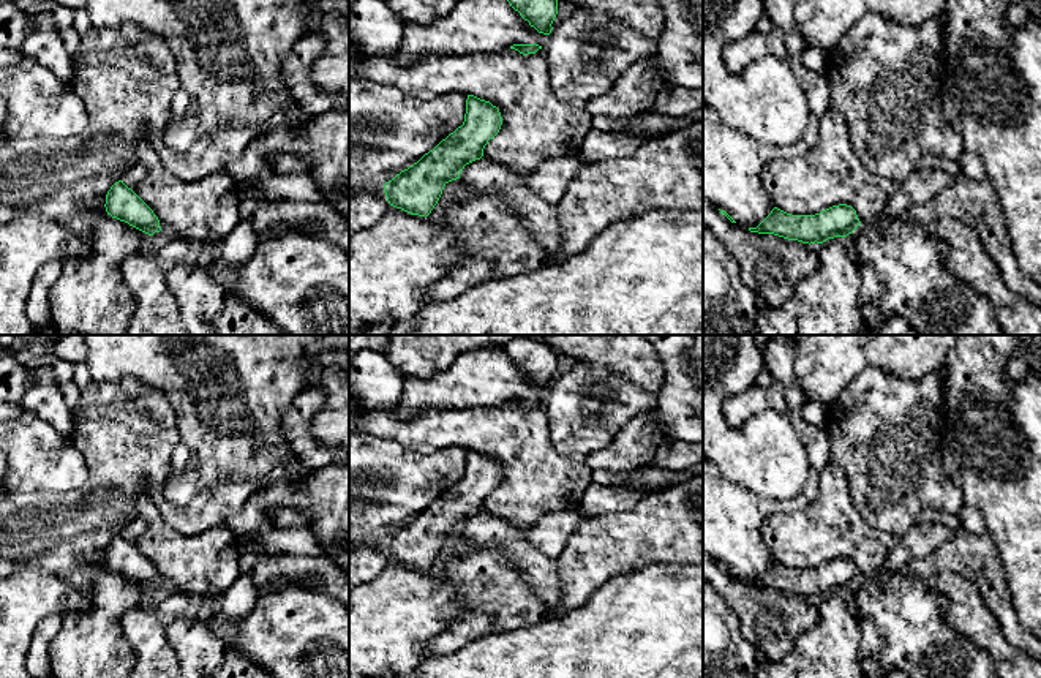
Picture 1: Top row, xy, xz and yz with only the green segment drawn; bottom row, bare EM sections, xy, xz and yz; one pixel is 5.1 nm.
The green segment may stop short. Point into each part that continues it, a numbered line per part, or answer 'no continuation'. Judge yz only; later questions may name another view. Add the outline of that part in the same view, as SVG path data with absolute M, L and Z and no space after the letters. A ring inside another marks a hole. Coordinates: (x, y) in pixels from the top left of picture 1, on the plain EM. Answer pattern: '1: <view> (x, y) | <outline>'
no continuation

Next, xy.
no continuation

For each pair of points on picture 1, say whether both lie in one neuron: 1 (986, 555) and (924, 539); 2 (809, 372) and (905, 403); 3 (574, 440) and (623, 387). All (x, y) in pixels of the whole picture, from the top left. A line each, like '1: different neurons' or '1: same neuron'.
1: different neurons
2: different neurons
3: same neuron

